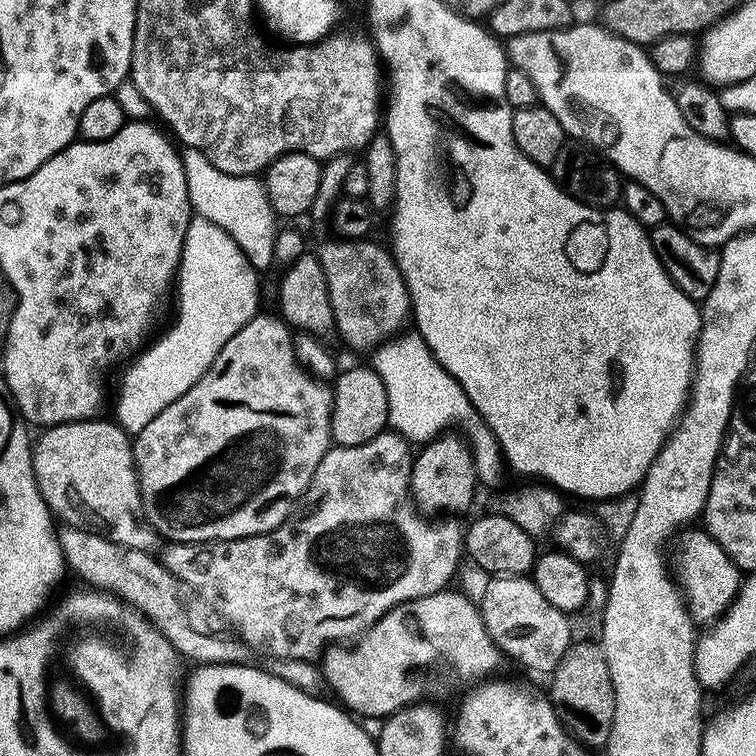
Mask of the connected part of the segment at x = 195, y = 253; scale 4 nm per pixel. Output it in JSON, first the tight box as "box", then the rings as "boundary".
{"box":[115,218,260,432],"boundary":[[[193,218],[188,223],[182,246],[180,270],[176,273],[174,281],[176,321],[160,337],[157,335],[127,365],[129,368],[120,380],[120,397],[116,400],[115,419],[125,432],[141,432],[146,422],[158,418],[158,414],[162,414],[162,410],[166,410],[170,402],[182,398],[182,394],[186,394],[186,390],[190,390],[190,386],[194,386],[194,382],[198,382],[198,378],[202,378],[204,371],[212,365],[218,350],[222,350],[222,346],[226,346],[226,342],[230,342],[230,338],[234,338],[234,334],[238,334],[238,330],[242,330],[242,326],[246,326],[246,322],[250,322],[250,318],[257,315],[256,303],[260,300],[260,284],[256,278],[258,272],[252,268],[246,255],[226,230],[220,229],[212,221],[201,218]]]}

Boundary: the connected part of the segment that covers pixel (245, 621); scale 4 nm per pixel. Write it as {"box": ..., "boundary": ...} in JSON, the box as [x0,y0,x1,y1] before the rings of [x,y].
{"box":[162,430,464,661],"boundary":[[[385,430],[370,438],[362,446],[350,446],[341,448],[333,446],[322,458],[312,484],[314,492],[316,488],[317,504],[309,510],[305,516],[300,516],[297,520],[288,520],[285,524],[277,526],[273,532],[261,530],[255,536],[243,536],[237,540],[231,538],[217,538],[211,542],[197,542],[195,544],[181,544],[172,542],[167,545],[162,563],[168,569],[171,576],[176,577],[177,581],[185,589],[193,588],[202,599],[208,604],[213,604],[234,627],[240,628],[239,639],[243,640],[249,649],[257,648],[260,652],[269,652],[272,656],[277,656],[277,661],[285,660],[310,660],[315,661],[323,653],[324,649],[341,642],[352,642],[364,635],[376,621],[382,618],[394,606],[402,602],[410,602],[414,598],[429,596],[435,592],[445,591],[452,580],[452,575],[456,572],[456,563],[464,552],[464,533],[463,527],[459,528],[455,524],[455,519],[440,518],[437,524],[431,524],[421,509],[414,503],[412,493],[412,461],[414,459],[414,448],[410,441],[397,432]]]}

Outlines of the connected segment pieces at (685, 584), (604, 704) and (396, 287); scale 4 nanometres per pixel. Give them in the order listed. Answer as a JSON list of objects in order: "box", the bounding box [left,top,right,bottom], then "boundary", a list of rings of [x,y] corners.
[{"box":[674,530,742,622],"boundary":[[[688,530],[683,533],[684,541],[681,542],[680,549],[676,552],[674,576],[682,589],[689,616],[699,617],[700,612],[702,619],[712,622],[717,619],[718,614],[723,613],[724,609],[732,604],[736,593],[740,591],[742,572],[722,550],[722,546],[718,546],[716,539],[708,535],[707,531],[692,531]]]},{"box":[550,641,614,749],"boundary":[[[575,641],[570,644],[566,654],[559,660],[550,674],[550,692],[562,706],[581,715],[579,722],[572,726],[572,733],[580,743],[594,749],[605,747],[609,740],[609,730],[613,726],[614,698],[613,683],[610,682],[609,668],[606,666],[604,652],[599,643]]]},{"box":[316,239,411,350],"boundary":[[[371,239],[362,240],[332,240],[324,243],[316,250],[316,257],[326,275],[327,292],[330,294],[331,306],[334,309],[336,332],[352,348],[356,350],[375,349],[385,340],[391,339],[405,329],[405,322],[411,315],[411,296],[405,286],[401,271],[398,270],[396,260],[391,251],[370,242]]]}]

